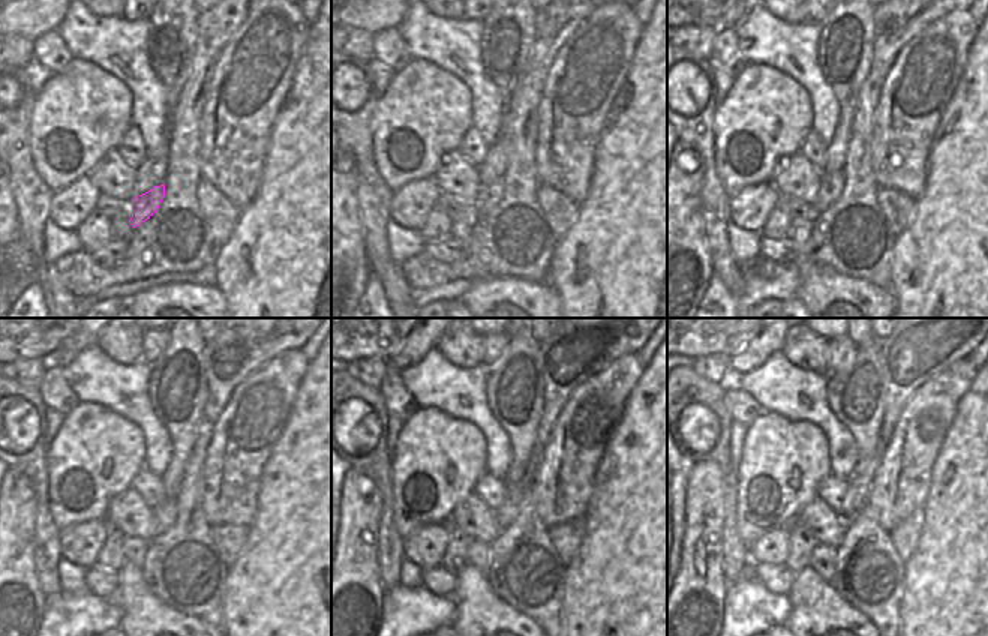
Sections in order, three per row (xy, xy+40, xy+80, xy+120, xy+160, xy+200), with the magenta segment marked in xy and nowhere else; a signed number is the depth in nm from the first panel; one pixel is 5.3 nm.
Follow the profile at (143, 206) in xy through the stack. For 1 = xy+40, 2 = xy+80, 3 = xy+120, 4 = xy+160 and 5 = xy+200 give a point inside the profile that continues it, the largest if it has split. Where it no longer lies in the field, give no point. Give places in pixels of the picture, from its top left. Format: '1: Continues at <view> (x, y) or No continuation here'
1: Continues at xy+40 (489, 195)
2: Continues at xy+80 (832, 182)
3: Continues at xy+120 (164, 515)
4: Continues at xy+160 (508, 510)
5: Continues at xy+200 (861, 480).

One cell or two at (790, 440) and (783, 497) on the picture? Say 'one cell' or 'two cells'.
one cell

